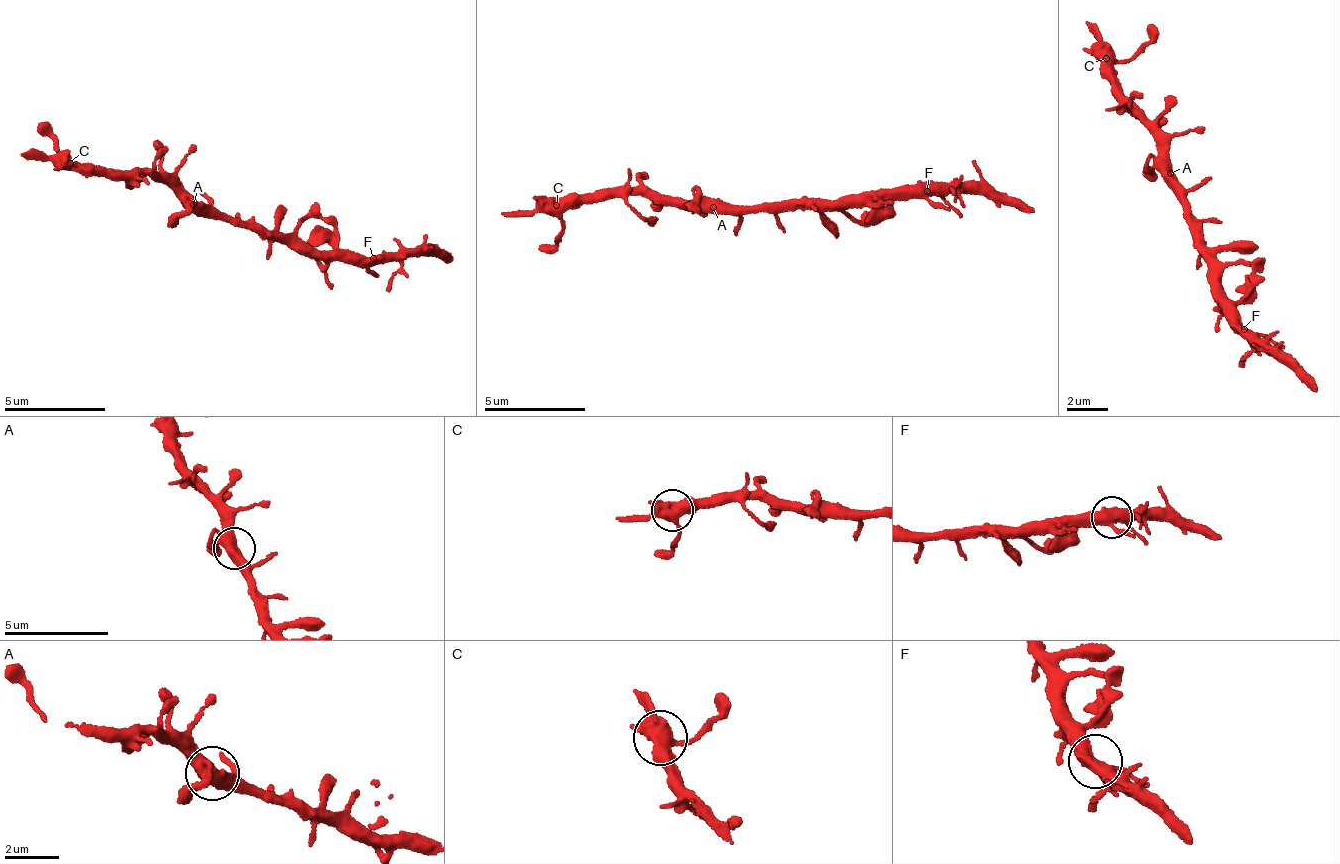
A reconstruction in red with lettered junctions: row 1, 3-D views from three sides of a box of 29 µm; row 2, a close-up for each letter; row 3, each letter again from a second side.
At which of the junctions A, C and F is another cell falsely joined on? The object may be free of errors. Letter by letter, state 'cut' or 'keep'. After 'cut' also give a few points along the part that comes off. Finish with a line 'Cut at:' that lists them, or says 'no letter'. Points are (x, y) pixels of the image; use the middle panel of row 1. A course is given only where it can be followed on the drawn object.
A: keep
C: keep
F: keep
Cut at: no letter

